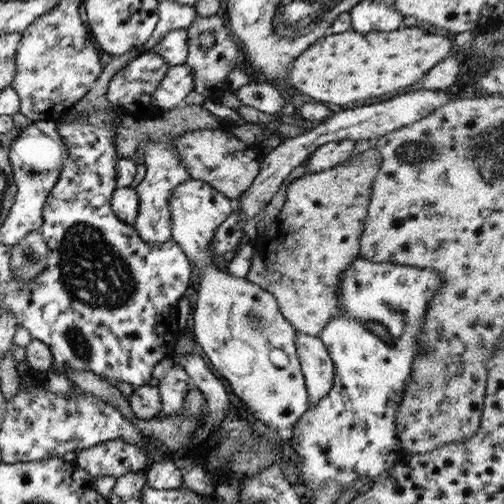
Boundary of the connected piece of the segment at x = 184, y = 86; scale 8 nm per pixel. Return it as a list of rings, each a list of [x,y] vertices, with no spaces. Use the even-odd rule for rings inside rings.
[[[181,64],[170,66],[166,76],[163,76],[159,86],[155,88],[151,103],[163,110],[171,110],[182,105],[184,96],[193,90],[193,74],[189,66]]]

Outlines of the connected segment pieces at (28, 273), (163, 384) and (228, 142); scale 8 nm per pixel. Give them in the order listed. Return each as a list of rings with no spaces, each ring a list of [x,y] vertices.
[[[40,230],[25,234],[10,249],[9,271],[22,282],[34,280],[47,262],[48,248]]]
[[[181,364],[169,368],[168,374],[157,382],[157,390],[159,392],[161,410],[163,416],[173,415],[177,413],[183,405],[183,396],[190,386],[190,378],[183,370]]]
[[[223,122],[220,128],[192,130],[167,142],[177,147],[177,153],[181,157],[181,163],[185,165],[185,171],[189,173],[189,178],[201,180],[235,201],[259,173],[264,155],[257,145],[247,145],[241,141],[228,139],[227,130],[228,125]]]

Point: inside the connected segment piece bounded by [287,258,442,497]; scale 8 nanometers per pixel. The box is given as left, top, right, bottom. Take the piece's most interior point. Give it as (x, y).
(349, 434)

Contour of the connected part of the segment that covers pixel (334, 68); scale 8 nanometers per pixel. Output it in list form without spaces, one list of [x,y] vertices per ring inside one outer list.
[[[419,25],[400,26],[391,32],[343,32],[319,38],[311,48],[297,56],[287,75],[288,84],[303,99],[323,104],[349,104],[415,84],[453,52],[456,50],[447,38],[429,34]]]

